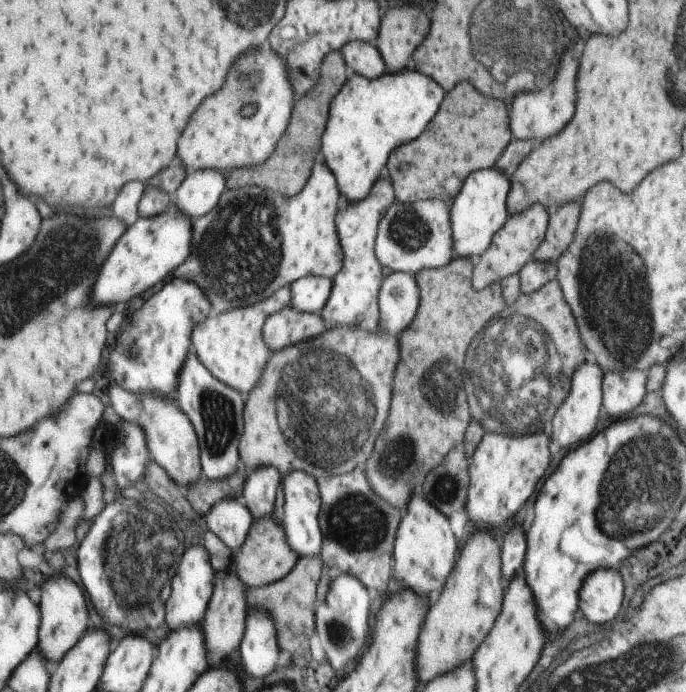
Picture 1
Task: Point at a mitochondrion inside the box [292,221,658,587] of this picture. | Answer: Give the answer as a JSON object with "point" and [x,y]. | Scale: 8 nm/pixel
{"point":[524,384]}

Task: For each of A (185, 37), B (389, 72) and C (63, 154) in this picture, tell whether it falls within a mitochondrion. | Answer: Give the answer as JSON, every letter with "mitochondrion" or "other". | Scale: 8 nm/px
{"A":"other","B":"other","C":"other"}

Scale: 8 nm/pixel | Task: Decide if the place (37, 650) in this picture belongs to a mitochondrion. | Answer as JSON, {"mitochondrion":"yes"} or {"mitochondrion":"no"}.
{"mitochondrion":"no"}

